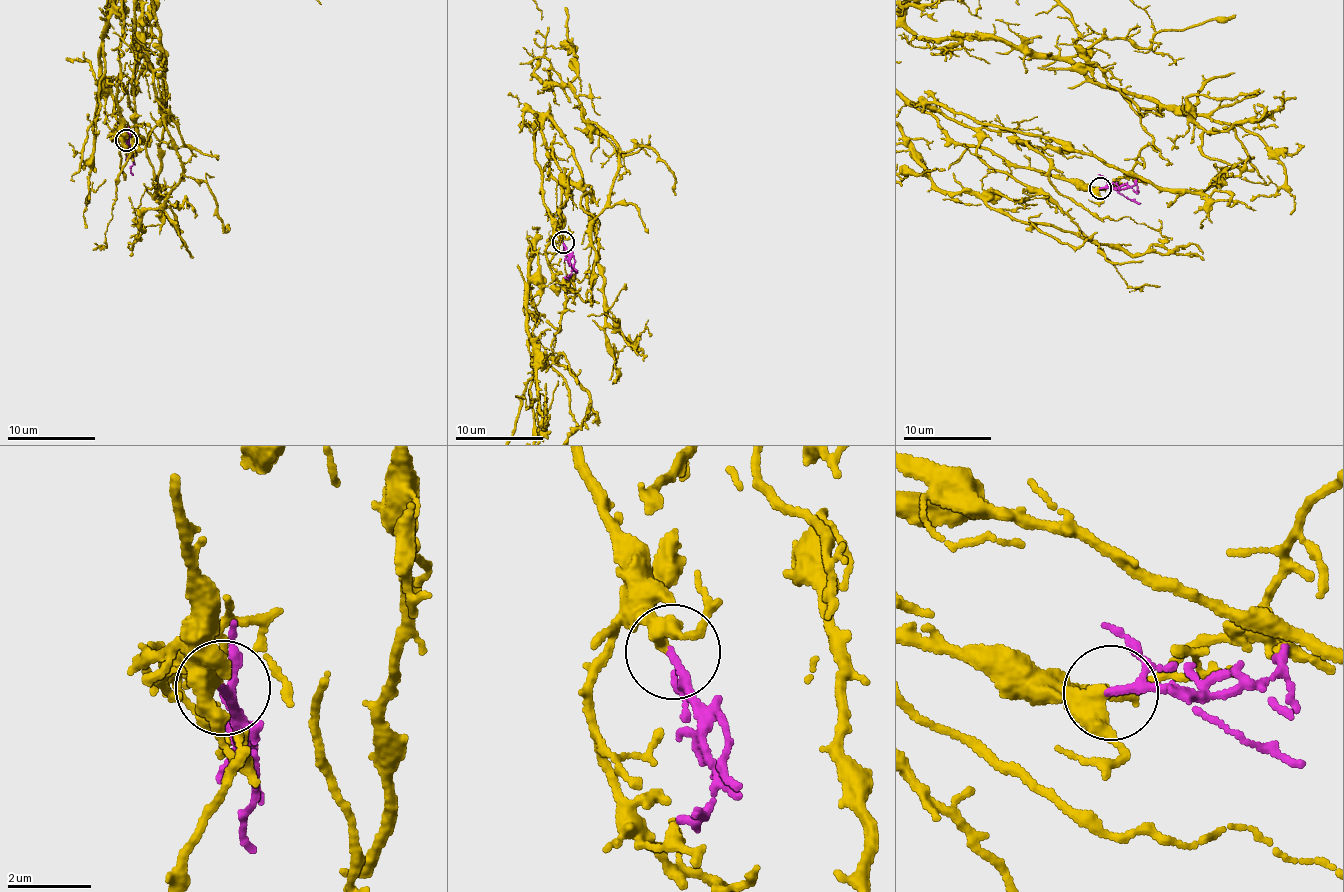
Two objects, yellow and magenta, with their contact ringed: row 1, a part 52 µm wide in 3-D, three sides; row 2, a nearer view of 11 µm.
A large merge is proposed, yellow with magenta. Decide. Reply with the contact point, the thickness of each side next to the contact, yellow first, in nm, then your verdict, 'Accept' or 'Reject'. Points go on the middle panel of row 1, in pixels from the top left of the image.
Place: (563, 242). Thickness 320 nm (yellow) against 150 nm. Accept

